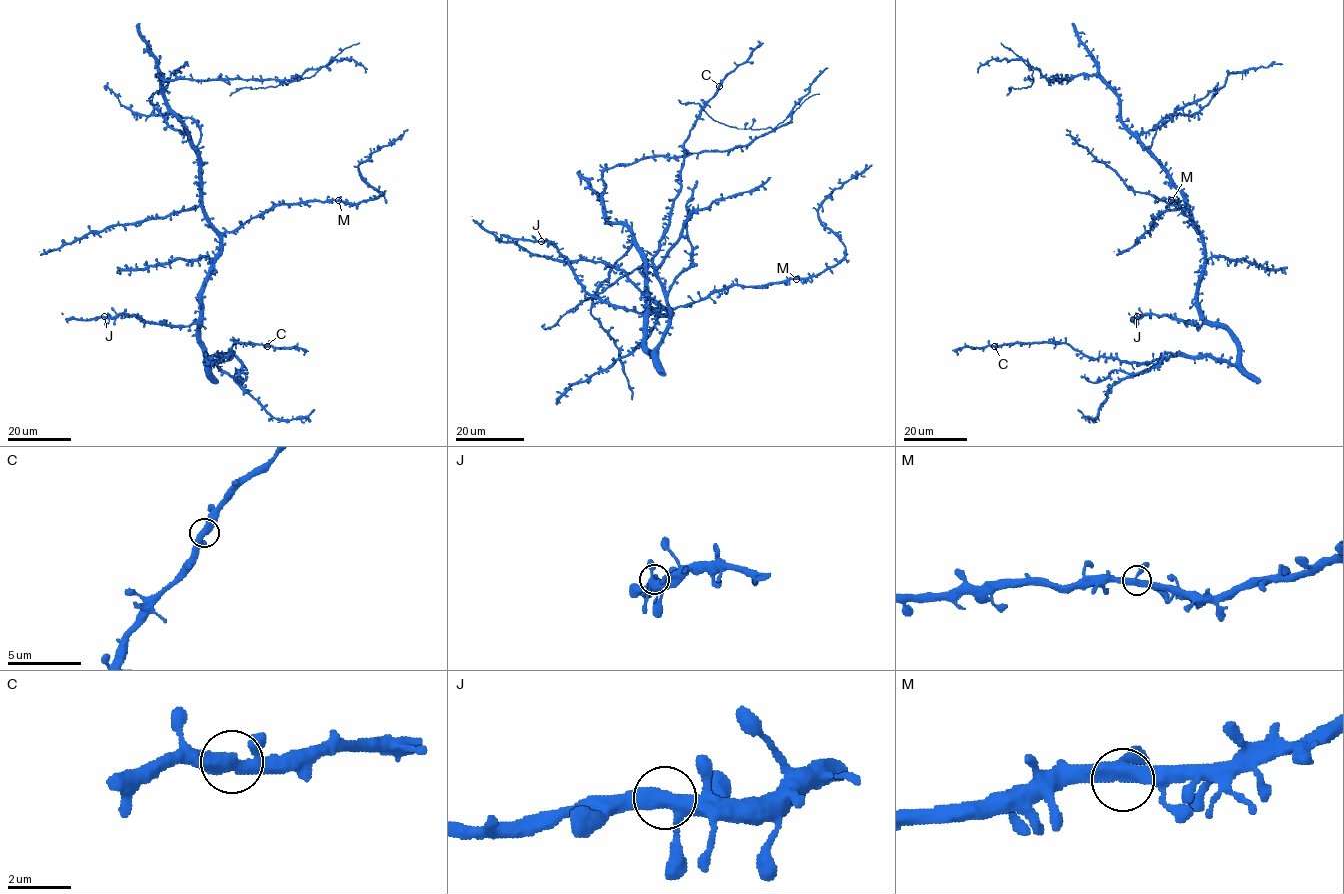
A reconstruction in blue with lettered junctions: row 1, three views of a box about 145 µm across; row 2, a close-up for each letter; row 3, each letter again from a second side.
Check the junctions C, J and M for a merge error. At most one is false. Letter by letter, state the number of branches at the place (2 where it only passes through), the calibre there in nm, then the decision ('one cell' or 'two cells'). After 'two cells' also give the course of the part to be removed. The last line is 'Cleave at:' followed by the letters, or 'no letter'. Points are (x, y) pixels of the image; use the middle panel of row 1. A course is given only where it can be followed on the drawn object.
C: 3 branches meet; 400 nm thick; one cell
J: 3 branches meet; 400 nm thick; one cell
M: 3 branches meet; 380 nm thick; one cell
Cleave at: no letter

